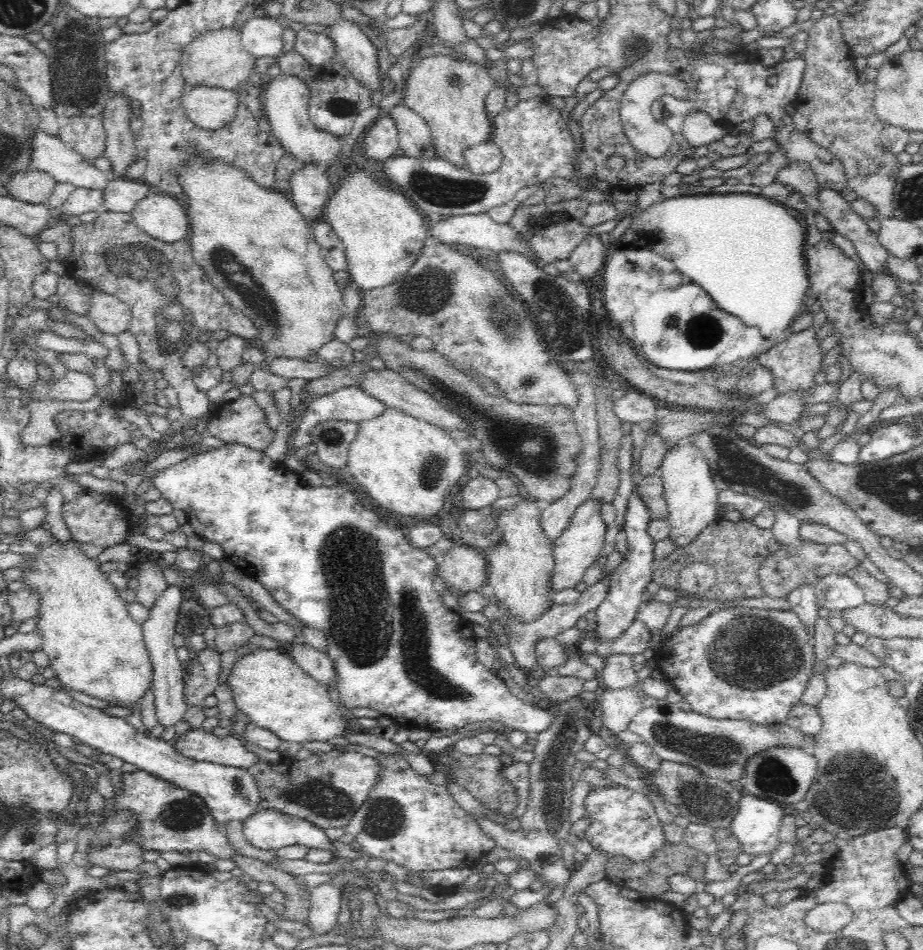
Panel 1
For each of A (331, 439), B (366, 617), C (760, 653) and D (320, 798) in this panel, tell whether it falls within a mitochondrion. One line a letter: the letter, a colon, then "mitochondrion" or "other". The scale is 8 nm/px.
A: other
B: mitochondrion
C: mitochondrion
D: mitochondrion

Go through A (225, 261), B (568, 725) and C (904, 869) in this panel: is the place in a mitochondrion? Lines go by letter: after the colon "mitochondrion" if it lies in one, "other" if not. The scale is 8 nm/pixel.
A: mitochondrion
B: other
C: other

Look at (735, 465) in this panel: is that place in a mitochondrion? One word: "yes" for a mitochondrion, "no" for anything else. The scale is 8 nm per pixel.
yes

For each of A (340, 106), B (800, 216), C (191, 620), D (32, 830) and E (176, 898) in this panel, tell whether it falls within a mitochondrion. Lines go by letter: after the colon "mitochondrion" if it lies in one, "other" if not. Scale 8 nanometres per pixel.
A: mitochondrion
B: other
C: other
D: mitochondrion
E: mitochondrion

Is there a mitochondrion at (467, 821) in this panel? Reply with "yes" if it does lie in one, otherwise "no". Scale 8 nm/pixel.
no

